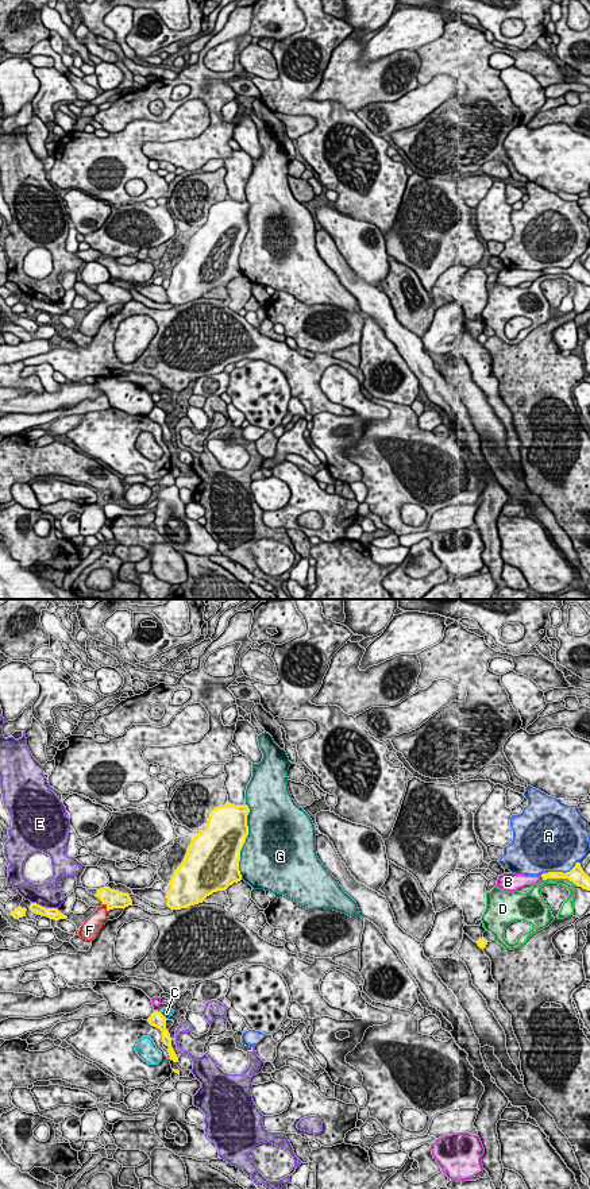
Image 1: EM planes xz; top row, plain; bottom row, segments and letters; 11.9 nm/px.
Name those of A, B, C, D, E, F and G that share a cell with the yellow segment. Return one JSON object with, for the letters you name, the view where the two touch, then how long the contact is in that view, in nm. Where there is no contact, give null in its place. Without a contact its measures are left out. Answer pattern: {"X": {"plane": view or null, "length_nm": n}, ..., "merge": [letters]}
{"F": {"plane": "xz", "length_nm": 120}, "merge": ["F"]}

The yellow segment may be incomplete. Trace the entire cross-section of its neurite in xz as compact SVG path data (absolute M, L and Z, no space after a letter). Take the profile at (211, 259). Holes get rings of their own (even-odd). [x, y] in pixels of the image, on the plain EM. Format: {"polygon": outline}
{"polygon": "M225 198L209 208L208 219L190 238L182 259L174 266L166 289L167 302L171 305L188 304L217 286L225 286L242 275L239 266L240 246L248 231L248 201Z"}

